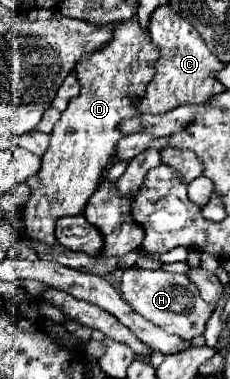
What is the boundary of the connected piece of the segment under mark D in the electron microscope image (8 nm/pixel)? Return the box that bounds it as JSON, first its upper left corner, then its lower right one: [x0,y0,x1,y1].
[24,17,158,245]

